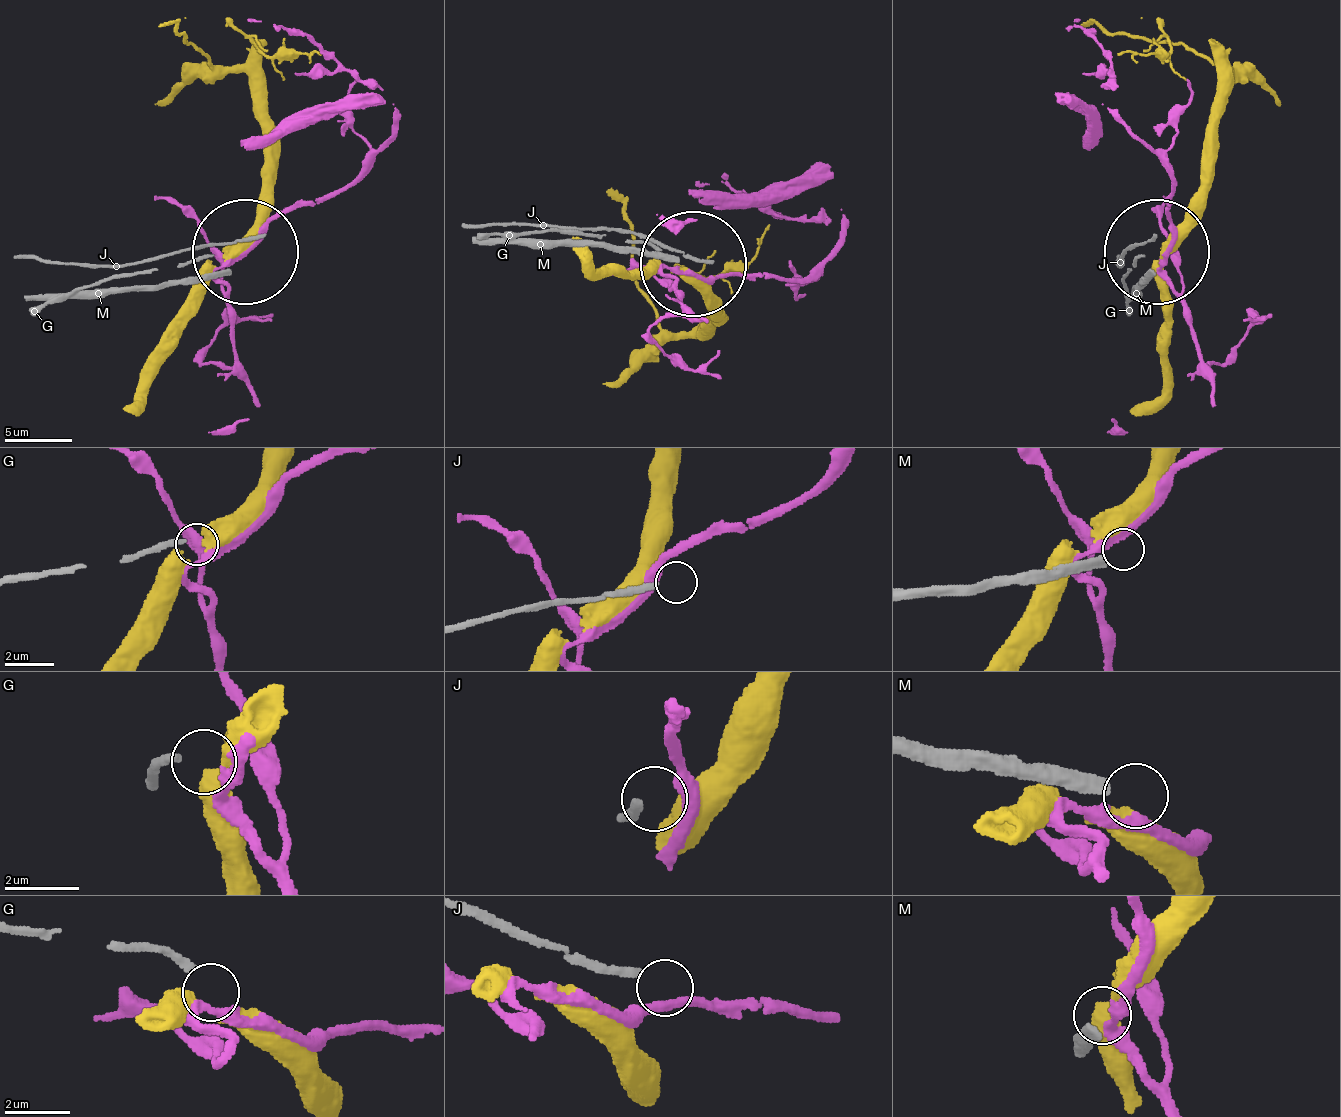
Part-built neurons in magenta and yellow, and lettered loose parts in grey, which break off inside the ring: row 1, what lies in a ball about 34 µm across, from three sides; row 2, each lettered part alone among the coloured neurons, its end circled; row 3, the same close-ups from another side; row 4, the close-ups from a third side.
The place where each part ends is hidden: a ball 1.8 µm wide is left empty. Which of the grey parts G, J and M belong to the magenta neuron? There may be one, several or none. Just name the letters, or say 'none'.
G

